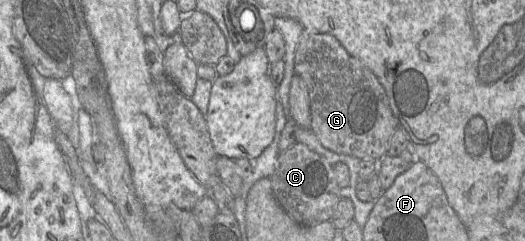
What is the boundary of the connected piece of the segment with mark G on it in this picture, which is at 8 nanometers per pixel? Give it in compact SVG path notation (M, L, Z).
M303 29L294 58L295 74L307 88L311 126L321 144L329 150L363 159L380 160L387 155L389 143L399 123L388 103L385 90L374 73L352 56L333 35Z

